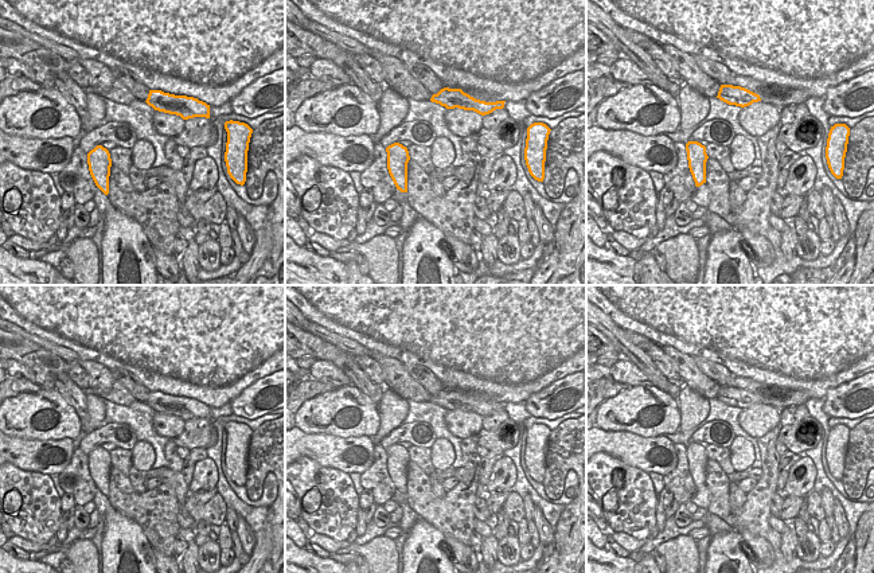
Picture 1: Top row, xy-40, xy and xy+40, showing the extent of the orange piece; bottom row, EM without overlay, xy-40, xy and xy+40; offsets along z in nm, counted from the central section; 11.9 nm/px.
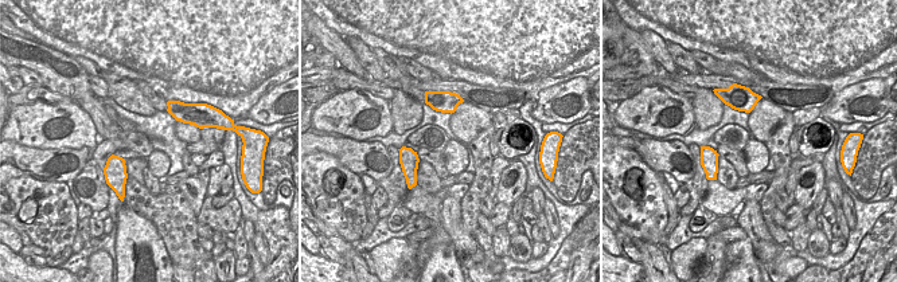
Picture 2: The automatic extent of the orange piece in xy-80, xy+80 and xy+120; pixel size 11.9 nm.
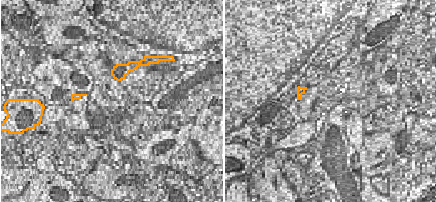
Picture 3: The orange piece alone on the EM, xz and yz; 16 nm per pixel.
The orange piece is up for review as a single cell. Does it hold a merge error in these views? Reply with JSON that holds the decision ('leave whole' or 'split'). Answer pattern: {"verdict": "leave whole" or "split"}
{"verdict": "leave whole"}

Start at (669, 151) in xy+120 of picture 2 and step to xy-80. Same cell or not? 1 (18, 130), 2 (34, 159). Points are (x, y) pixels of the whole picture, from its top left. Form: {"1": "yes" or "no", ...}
{"1": "no", "2": "yes"}

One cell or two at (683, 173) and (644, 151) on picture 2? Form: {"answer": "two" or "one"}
{"answer": "one"}

